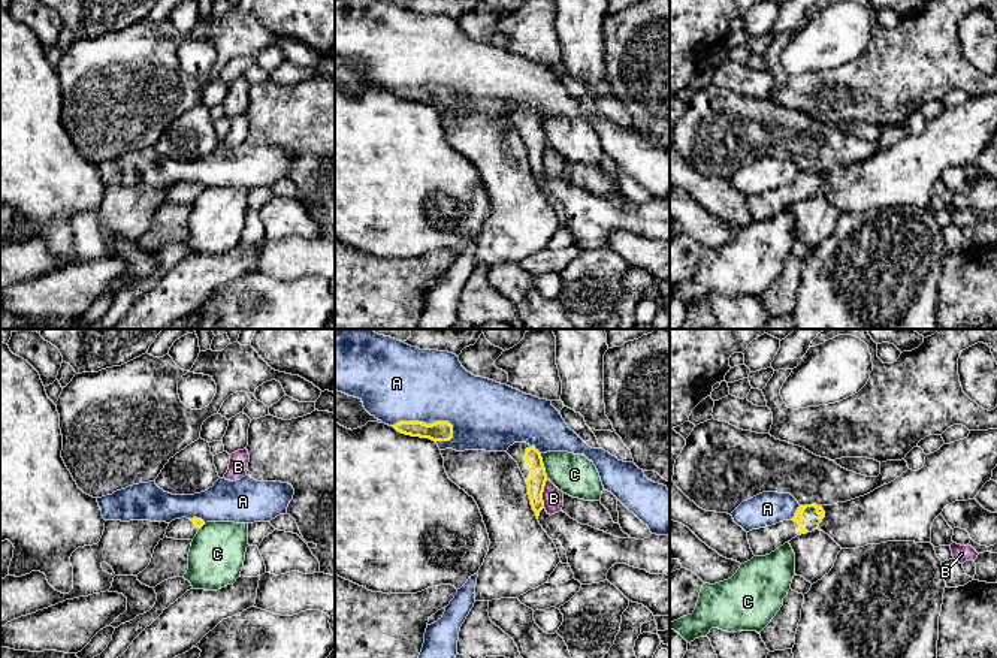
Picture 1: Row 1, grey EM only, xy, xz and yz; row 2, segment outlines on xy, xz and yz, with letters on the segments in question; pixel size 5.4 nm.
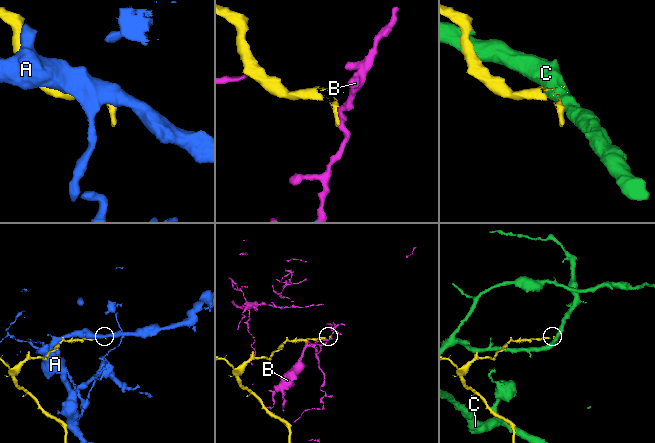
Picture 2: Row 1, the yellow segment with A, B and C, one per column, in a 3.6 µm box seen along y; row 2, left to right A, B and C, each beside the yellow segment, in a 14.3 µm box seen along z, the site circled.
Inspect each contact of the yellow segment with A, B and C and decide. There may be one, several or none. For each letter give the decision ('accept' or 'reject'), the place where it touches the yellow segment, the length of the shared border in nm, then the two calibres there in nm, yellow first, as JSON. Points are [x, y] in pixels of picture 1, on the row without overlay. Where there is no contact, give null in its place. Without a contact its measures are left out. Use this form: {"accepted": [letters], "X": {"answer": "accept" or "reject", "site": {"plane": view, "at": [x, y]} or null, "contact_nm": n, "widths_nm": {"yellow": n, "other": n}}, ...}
{"accepted": [], "A": {"answer": "reject", "site": {"plane": "xz", "at": [428, 90]}, "contact_nm": 340, "widths_nm": {"yellow": 110, "other": 400}}, "B": {"answer": "reject", "site": {"plane": "xz", "at": [541, 159]}, "contact_nm": 150, "widths_nm": {"yellow": 100, "other": 110}}, "C": {"answer": "reject", "site": {"plane": "xz", "at": [543, 132]}, "contact_nm": 150, "widths_nm": {"yellow": 100, "other": 220}}}

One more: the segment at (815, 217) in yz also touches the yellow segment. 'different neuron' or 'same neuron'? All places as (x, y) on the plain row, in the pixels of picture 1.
different neuron

